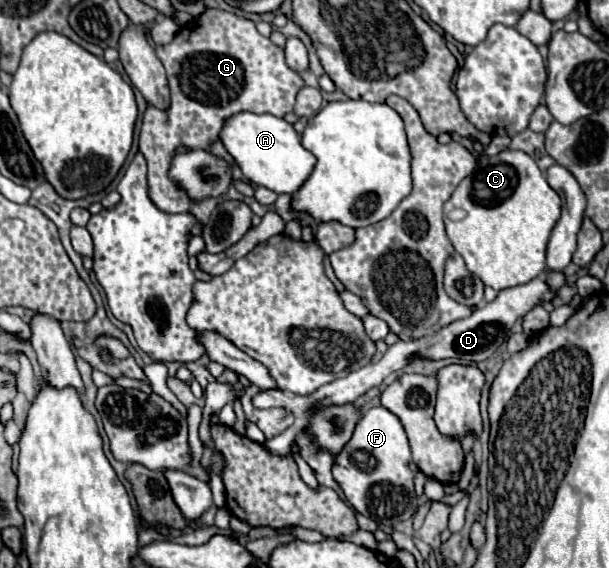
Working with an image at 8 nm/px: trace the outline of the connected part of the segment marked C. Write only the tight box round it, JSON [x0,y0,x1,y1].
[444,150,560,290]

